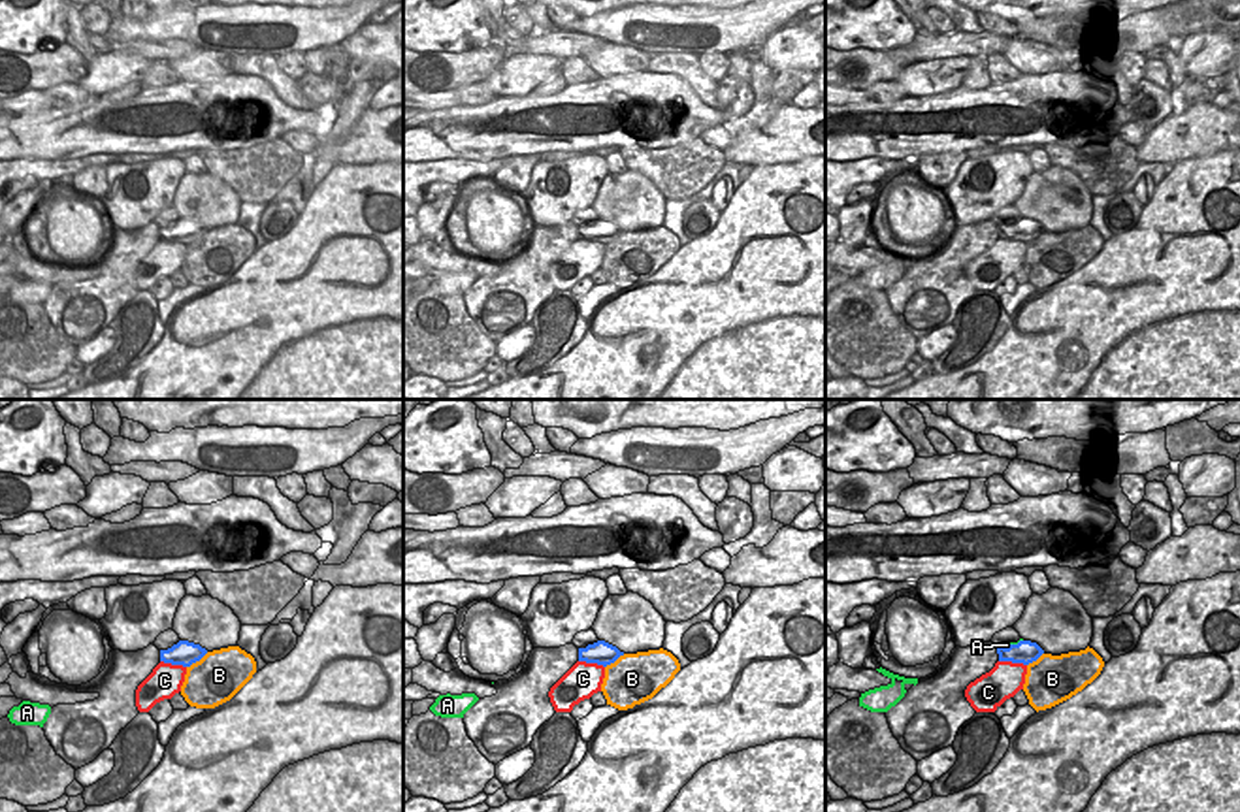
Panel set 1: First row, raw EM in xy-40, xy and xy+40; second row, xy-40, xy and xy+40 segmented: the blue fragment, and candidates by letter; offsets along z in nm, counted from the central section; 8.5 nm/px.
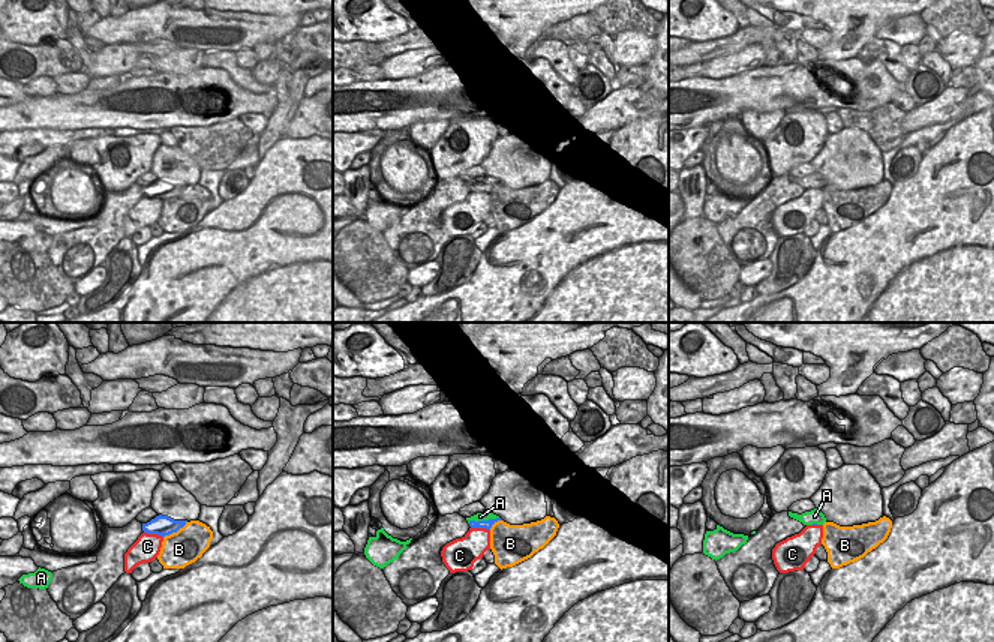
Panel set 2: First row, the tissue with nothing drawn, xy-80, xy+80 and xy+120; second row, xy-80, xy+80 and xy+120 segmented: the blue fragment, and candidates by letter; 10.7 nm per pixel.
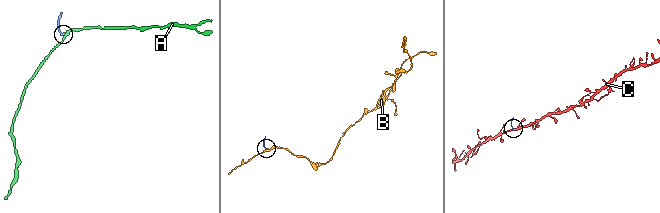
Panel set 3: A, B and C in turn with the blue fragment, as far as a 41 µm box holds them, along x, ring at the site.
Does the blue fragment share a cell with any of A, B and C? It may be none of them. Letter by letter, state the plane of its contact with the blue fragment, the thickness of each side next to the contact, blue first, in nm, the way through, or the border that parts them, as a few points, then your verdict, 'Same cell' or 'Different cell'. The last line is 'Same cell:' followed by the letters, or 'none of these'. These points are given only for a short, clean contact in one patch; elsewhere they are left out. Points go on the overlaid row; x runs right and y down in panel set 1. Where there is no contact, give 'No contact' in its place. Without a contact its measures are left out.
A: Touches blue in xy+40. Thickness 200 nm (blue) against 50 nm. Path across: xy+40 (1026, 652), (1012, 645), (1007, 645). Same cell
B: Touches blue in xy-40. Thickness 200 nm (blue) against 440 nm. Different cell
C: Touches blue in xy+40. Thickness 200 nm (blue) against 300 nm. Boundary: xy+40 (999, 660), (1026, 665). Different cell
Same cell: A

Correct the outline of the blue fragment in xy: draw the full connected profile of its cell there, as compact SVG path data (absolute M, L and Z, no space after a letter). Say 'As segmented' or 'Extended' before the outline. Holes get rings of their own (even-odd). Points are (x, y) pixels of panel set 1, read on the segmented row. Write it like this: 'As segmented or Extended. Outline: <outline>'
As segmented. Outline: M605 641L579 648L579 661L597 663L603 667L614 663L620 656L624 656L624 652Z

